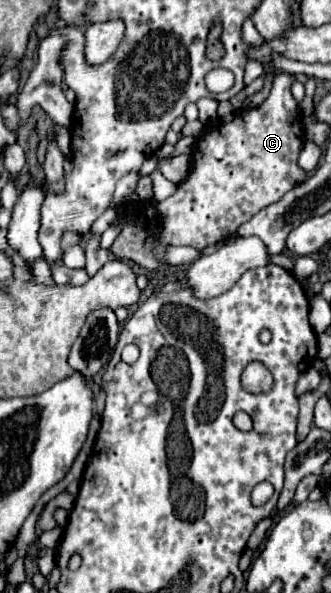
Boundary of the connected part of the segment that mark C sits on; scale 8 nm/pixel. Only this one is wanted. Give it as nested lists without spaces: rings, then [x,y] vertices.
[[[281,72],[273,76],[271,82],[271,94],[261,106],[243,110],[231,122],[211,126],[203,138],[199,136],[189,176],[177,186],[173,196],[155,204],[157,214],[163,216],[163,228],[149,224],[145,216],[137,220],[137,208],[125,212],[121,208],[119,222],[123,222],[123,232],[111,246],[113,256],[133,260],[145,270],[157,270],[163,266],[163,262],[157,262],[153,256],[159,238],[165,244],[189,244],[203,250],[233,236],[251,216],[275,204],[283,194],[305,180],[305,172],[297,166],[303,130],[299,104],[291,94],[295,78]]]

